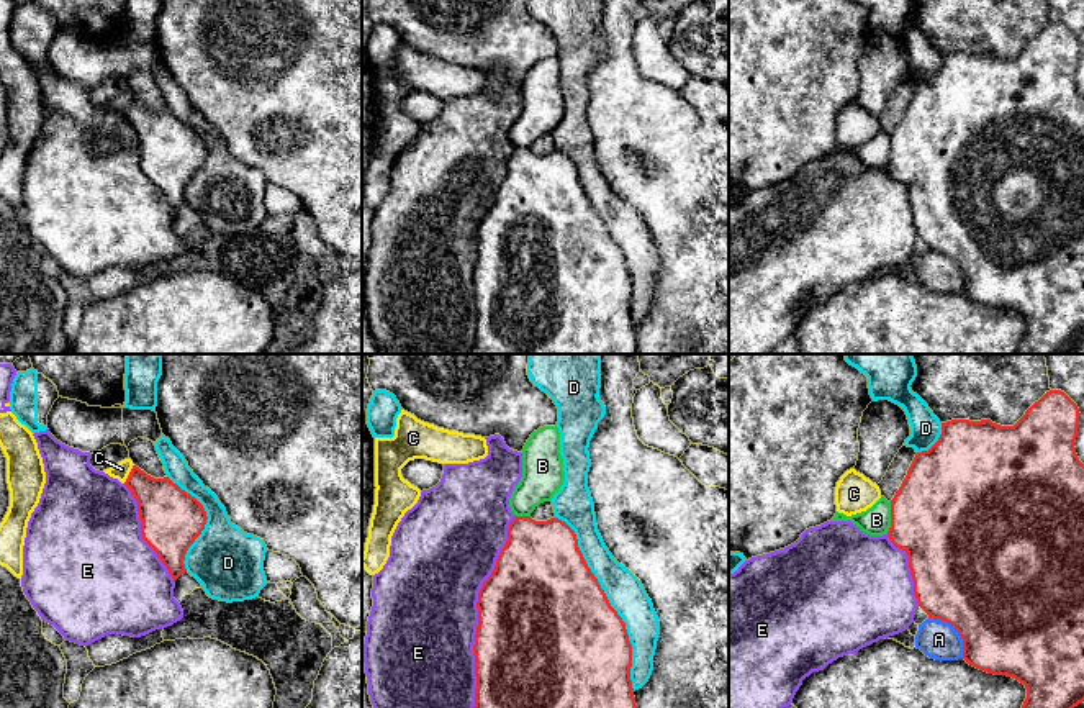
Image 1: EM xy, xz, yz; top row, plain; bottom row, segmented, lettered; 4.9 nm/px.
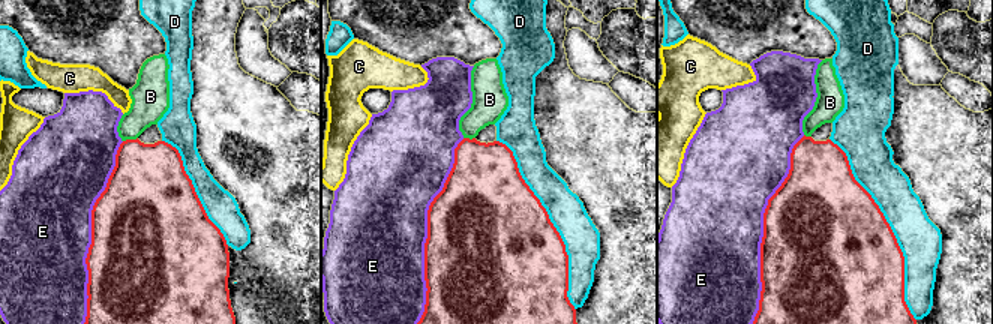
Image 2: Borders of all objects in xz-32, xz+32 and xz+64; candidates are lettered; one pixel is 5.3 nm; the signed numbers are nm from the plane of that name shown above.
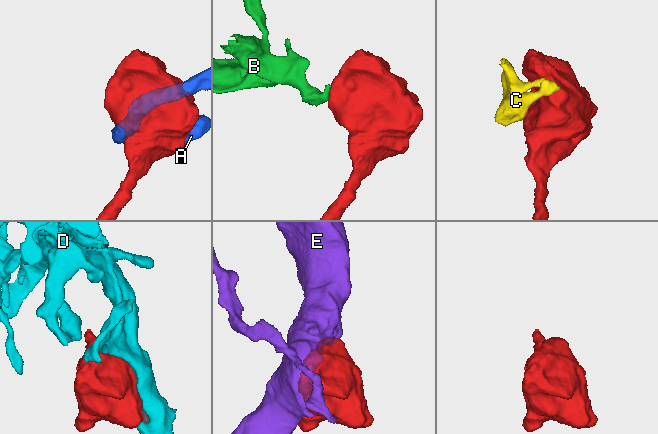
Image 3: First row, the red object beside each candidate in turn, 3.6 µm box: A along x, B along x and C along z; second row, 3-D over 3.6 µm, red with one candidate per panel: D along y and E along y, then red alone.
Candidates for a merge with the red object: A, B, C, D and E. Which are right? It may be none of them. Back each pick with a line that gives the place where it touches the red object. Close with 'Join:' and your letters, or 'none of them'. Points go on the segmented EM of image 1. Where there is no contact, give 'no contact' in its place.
Join: none of them

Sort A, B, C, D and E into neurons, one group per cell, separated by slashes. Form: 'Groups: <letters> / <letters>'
Groups: A / B D / C E

